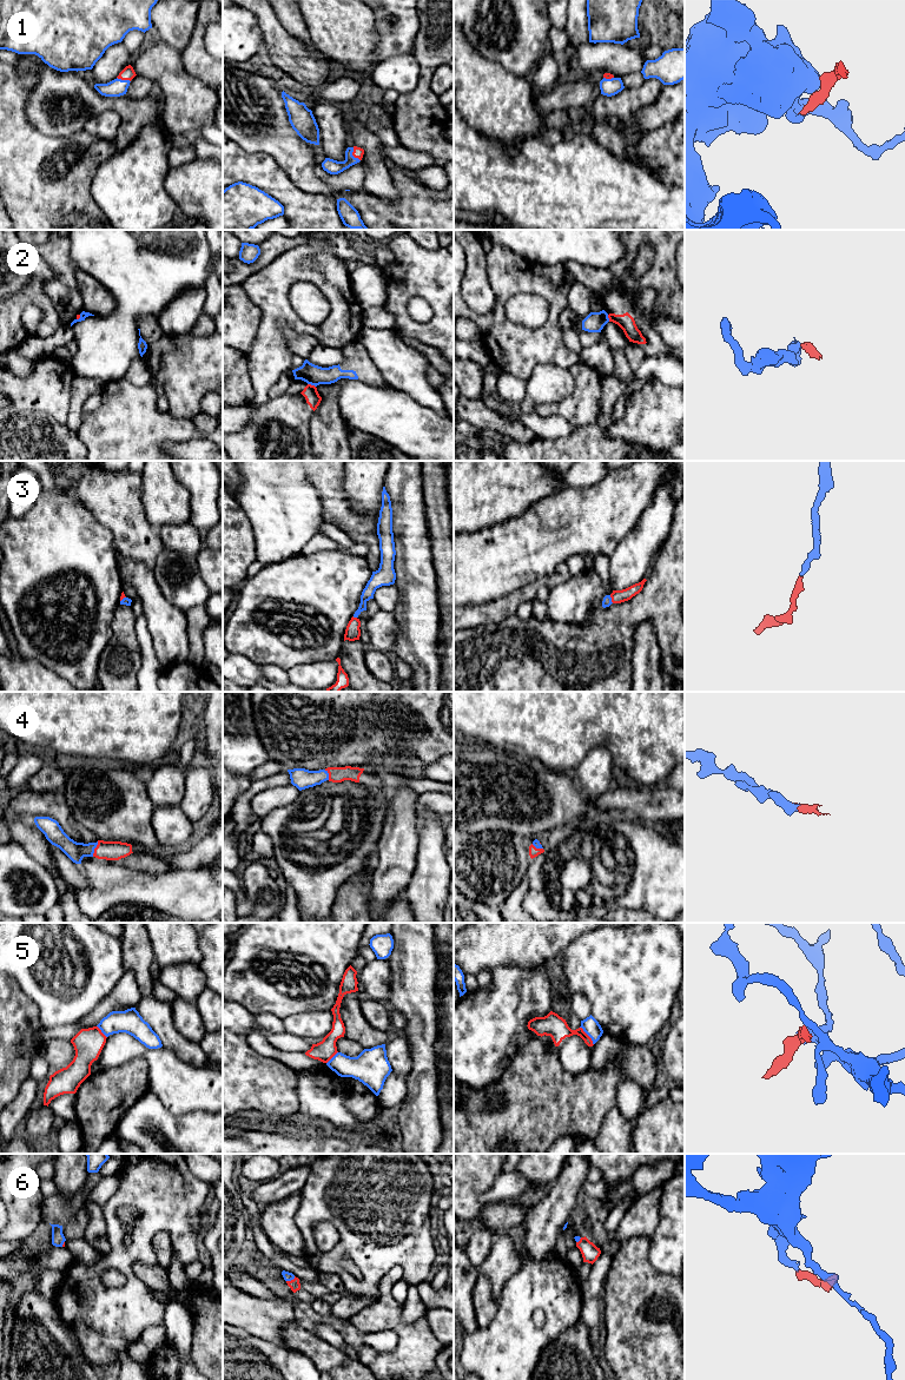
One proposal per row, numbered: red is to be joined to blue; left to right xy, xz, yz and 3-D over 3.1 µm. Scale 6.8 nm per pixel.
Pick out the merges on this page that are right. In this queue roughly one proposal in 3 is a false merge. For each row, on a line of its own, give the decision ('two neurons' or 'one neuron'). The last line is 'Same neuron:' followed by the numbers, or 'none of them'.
1: one neuron
2: two neurons
3: one neuron
4: one neuron
5: two neurons
6: one neuron
Same neuron: 1, 3, 4, 6

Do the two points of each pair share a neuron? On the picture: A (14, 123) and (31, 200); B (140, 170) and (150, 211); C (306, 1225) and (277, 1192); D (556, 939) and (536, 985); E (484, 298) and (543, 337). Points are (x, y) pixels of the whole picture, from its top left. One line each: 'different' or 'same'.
A: same
B: same
C: different
D: different
E: different

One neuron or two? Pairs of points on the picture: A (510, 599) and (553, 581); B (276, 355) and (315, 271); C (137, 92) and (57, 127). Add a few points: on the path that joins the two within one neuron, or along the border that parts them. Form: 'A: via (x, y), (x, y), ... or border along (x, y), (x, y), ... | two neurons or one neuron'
A: via (521, 595), (526, 594), (539, 582), (542, 582) | one neuron
B: via (272, 330), (275, 294), (290, 278) | one neuron
C: border along (126, 93), (132, 98), (145, 98), (149, 96) | two neurons

